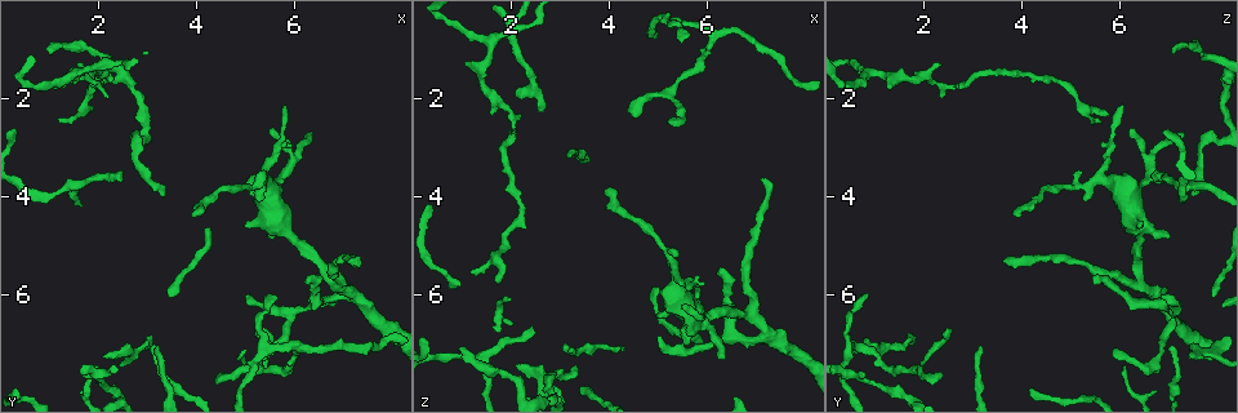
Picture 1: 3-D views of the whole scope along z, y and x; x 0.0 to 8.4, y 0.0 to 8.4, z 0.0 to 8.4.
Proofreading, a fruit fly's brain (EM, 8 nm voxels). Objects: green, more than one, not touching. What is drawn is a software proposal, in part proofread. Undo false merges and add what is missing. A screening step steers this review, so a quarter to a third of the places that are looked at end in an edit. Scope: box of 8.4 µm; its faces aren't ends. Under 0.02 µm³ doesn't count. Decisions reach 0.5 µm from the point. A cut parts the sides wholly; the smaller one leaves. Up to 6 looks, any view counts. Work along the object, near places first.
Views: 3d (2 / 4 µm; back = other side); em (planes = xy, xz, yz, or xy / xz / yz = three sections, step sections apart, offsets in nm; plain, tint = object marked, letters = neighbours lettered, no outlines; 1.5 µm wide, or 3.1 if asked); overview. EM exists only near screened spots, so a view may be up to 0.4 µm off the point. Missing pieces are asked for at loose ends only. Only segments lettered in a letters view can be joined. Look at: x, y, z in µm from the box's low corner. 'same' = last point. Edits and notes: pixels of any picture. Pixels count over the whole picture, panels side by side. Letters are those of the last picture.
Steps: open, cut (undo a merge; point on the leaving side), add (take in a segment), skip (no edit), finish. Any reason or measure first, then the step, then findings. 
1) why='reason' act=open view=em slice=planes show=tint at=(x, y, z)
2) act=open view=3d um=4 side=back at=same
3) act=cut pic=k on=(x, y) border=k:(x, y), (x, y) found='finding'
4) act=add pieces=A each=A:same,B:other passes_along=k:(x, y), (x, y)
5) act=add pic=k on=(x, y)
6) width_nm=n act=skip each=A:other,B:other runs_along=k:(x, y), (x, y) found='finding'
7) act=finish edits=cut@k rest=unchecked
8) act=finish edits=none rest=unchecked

why='closes a loop' act=open view=em slice=planes show=tint at=(6.45, 5.95, 6.05)

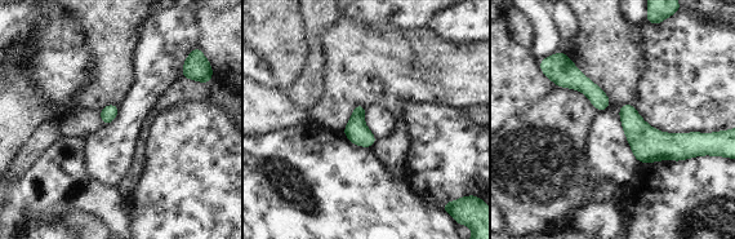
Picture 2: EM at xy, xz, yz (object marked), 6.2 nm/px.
act=open view=em slice=planes show=letters at=same

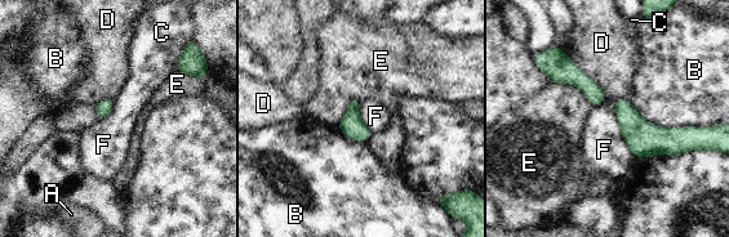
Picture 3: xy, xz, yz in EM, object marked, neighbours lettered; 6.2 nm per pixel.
width_nm=100 act=skip each=A:other,B:other,C:other,D:other,E:other,F:other border=3:(616, 99), (616, 119), (634, 157) found='one neuron here'

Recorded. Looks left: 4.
act=open view=em slice=yz step=4 show=tint at=(2.40, 3.55, 6.70)

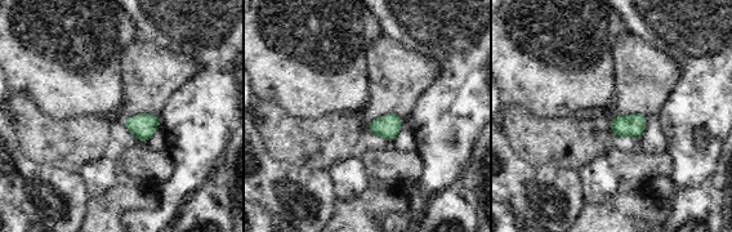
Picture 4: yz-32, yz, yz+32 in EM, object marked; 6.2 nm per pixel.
act=open view=em slice=planes show=tint at=same

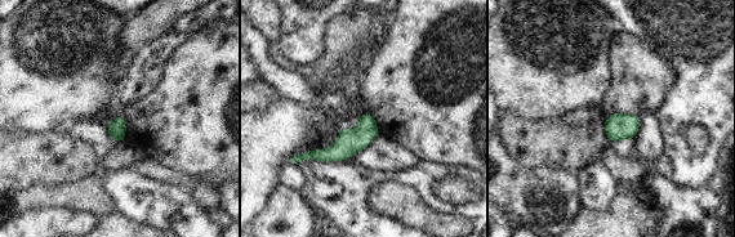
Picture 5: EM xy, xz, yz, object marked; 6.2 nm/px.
why='what lies round it' act=open view=em slice=planes show=letters at=same

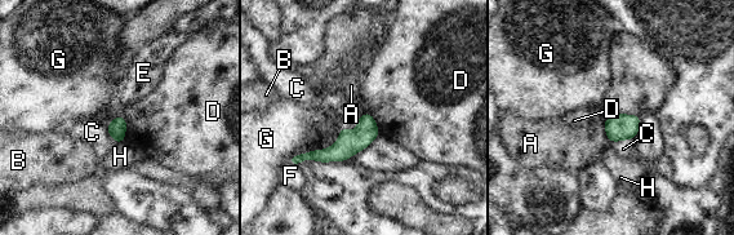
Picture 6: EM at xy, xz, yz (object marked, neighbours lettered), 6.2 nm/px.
act=skip each=A:other,B:other,C:other,D:other,E:other,F:other,G:other,H:other runs_along=6:(373, 124), (334, 154), (298, 159) found='none of them fits'

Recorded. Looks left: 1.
act=finish edits=none rest=unchecked

